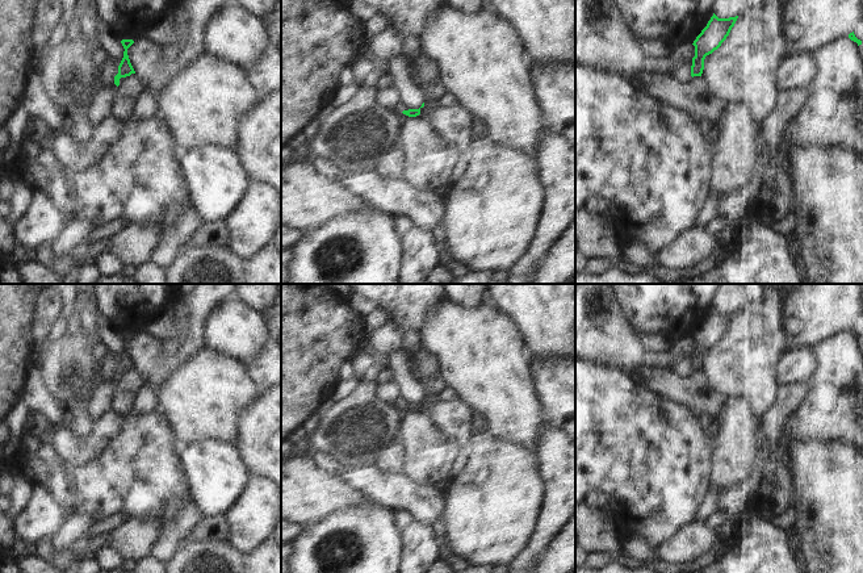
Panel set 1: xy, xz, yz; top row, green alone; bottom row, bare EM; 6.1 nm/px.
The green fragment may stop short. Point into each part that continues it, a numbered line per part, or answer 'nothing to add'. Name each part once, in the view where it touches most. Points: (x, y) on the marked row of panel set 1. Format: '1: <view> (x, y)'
nothing to add.

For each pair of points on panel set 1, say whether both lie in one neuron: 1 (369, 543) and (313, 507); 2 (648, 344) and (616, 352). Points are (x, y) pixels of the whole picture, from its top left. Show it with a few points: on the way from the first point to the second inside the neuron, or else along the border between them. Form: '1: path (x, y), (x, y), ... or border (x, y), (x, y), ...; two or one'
1: border (356, 506), (339, 510), (308, 526); two
2: border (628, 325), (645, 352); two

